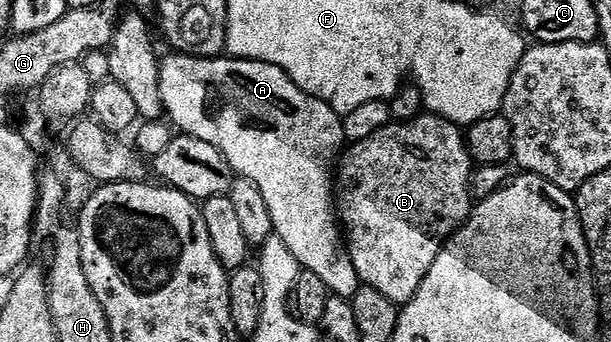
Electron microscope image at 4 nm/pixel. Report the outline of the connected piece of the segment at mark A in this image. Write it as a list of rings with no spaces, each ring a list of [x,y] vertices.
[[[171,52],[168,55],[168,58],[164,57],[159,64],[159,92],[163,101],[163,113],[166,121],[179,134],[188,134],[197,140],[205,140],[205,144],[213,144],[213,148],[217,148],[217,152],[221,152],[223,159],[231,165],[232,171],[240,178],[248,178],[257,188],[257,192],[261,192],[261,200],[265,200],[265,208],[269,212],[274,237],[283,242],[285,248],[299,261],[300,267],[317,276],[334,297],[351,300],[361,287],[361,283],[357,272],[350,266],[344,251],[341,249],[341,230],[337,225],[336,215],[333,213],[333,167],[345,146],[342,117],[336,114],[333,108],[329,108],[329,104],[311,97],[300,86],[293,84],[293,80],[282,68],[268,62],[254,62],[248,58],[230,56],[195,58],[191,54],[178,52]]]

